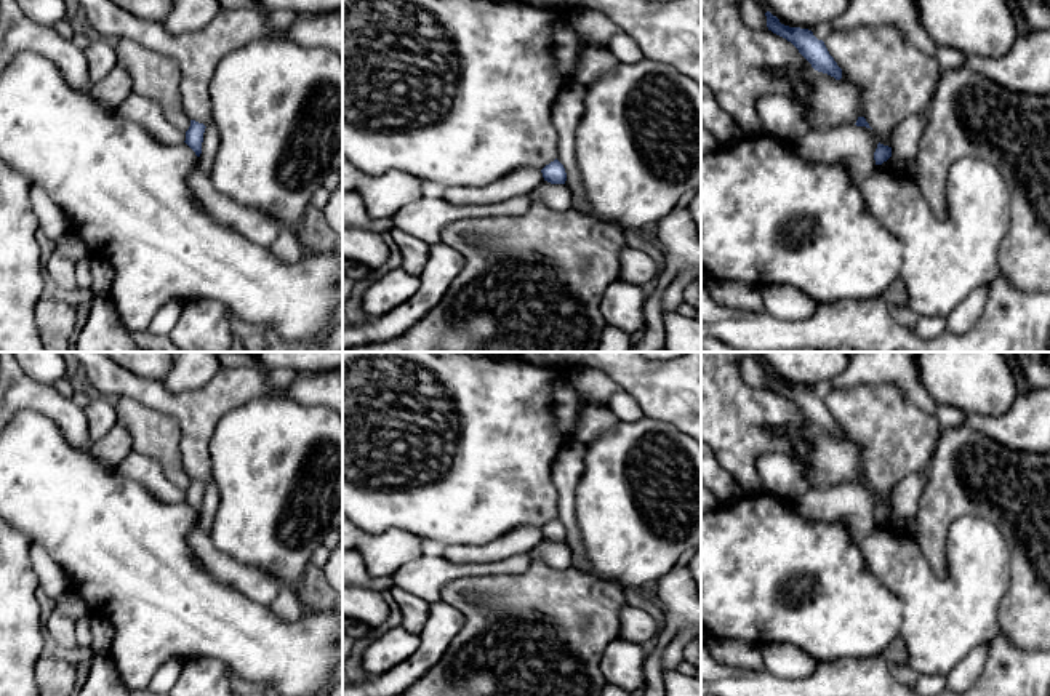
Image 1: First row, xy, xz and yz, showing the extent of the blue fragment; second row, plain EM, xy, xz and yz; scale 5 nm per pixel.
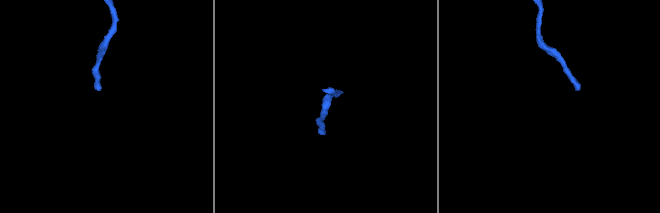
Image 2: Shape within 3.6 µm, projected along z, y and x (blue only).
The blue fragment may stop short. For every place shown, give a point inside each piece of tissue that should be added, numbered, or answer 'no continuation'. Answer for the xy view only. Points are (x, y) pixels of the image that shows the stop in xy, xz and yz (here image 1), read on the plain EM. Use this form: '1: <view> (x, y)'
no continuation

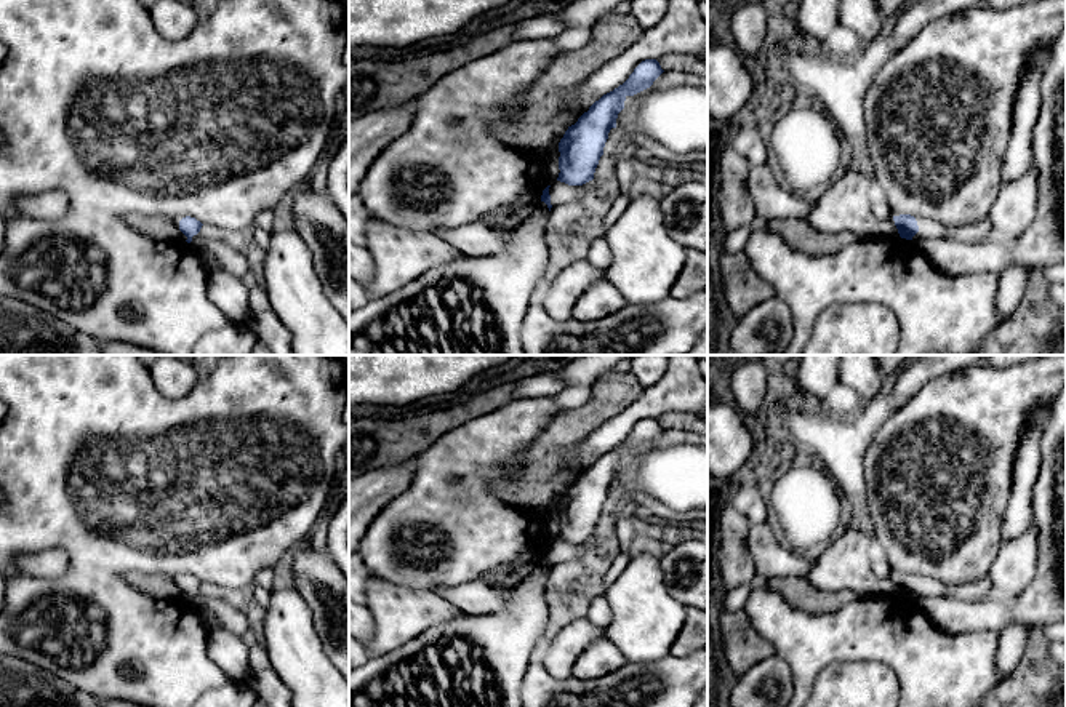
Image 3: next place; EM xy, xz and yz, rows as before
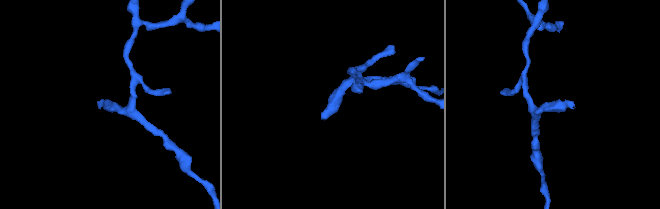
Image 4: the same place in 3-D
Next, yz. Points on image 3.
1: yz (981, 589)

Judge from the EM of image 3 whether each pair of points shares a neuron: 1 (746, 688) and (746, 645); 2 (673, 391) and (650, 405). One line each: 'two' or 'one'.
1: two
2: one

